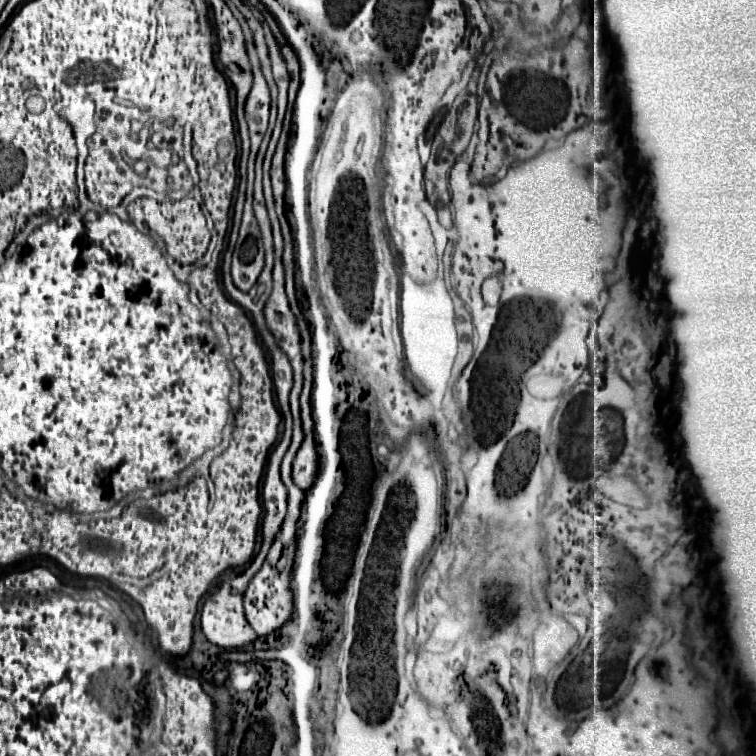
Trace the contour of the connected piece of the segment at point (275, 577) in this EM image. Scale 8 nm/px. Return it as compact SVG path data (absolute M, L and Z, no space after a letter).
M289 468L281 470L281 480L287 488L287 516L285 516L279 532L275 534L275 540L269 548L269 554L267 554L263 566L253 576L253 580L249 582L245 594L243 594L245 618L259 636L267 636L273 630L281 628L291 618L291 606L293 606L291 592L289 592L289 576L291 576L291 566L293 566L293 556L295 556L295 526L299 520L299 510L301 510L301 502L303 502L305 492L299 490L297 486L293 486Z

